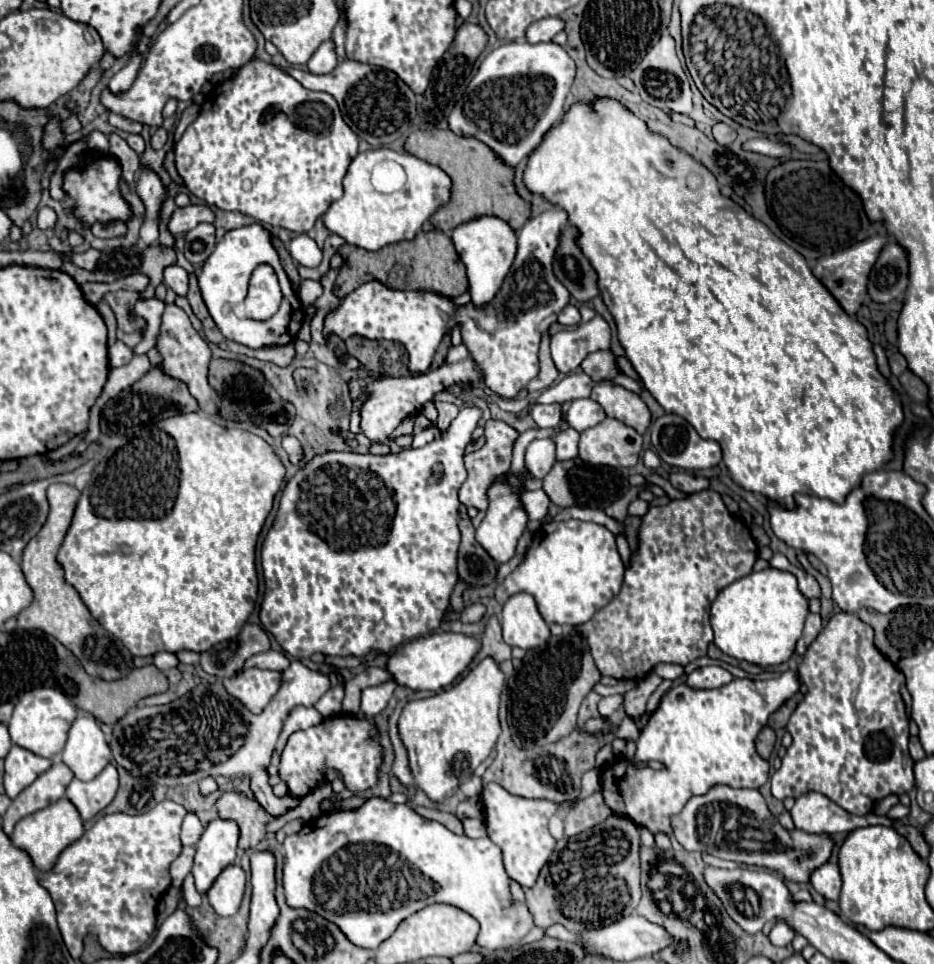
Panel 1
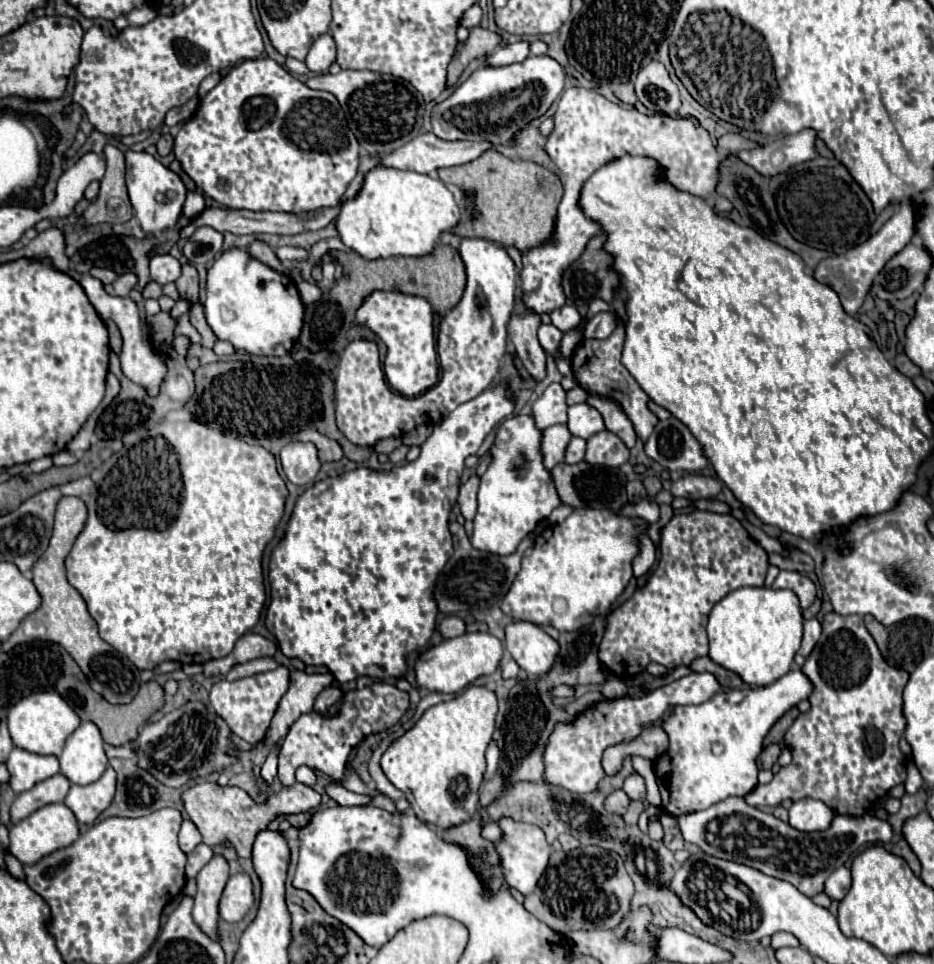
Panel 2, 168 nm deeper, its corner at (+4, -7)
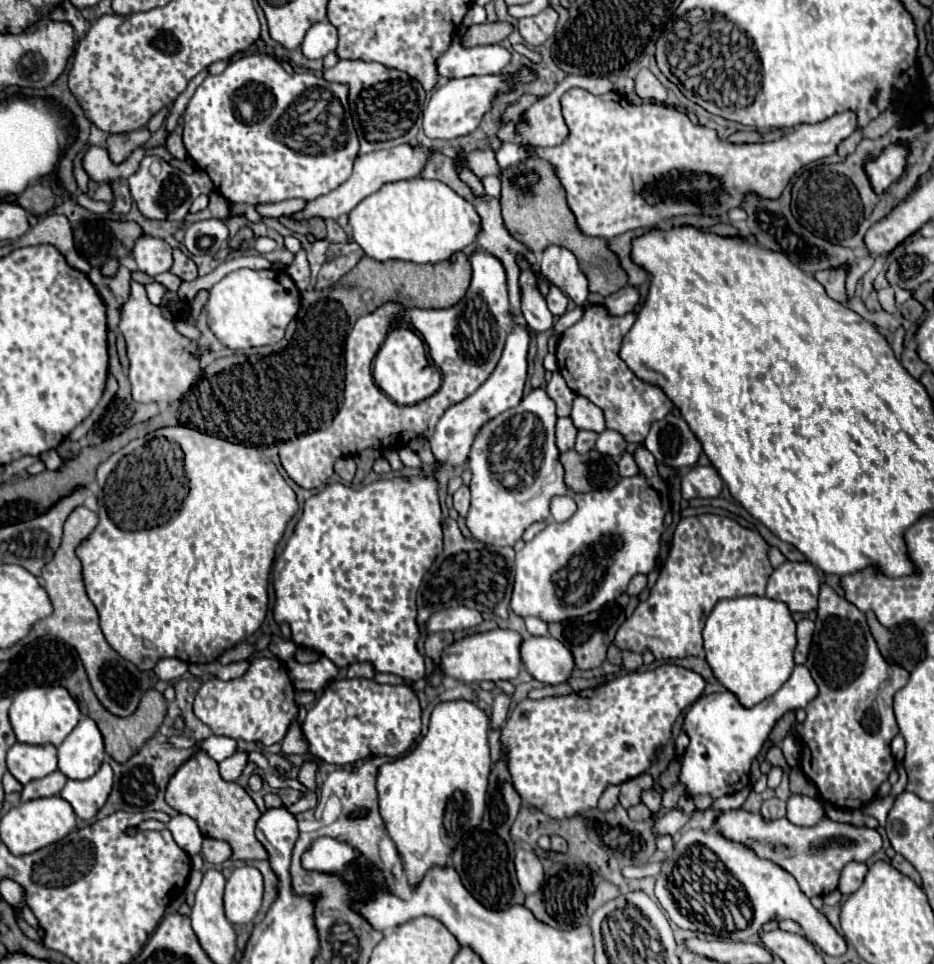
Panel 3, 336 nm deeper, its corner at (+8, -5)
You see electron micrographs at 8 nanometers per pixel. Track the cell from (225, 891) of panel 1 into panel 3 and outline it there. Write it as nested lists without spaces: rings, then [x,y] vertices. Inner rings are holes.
[[[253,866],[237,868],[225,886],[225,914],[233,924],[247,924],[255,918],[263,898],[263,876]]]

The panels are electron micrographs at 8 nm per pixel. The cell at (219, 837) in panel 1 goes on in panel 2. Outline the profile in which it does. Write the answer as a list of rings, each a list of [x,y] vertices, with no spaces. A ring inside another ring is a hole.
[[[215,854],[197,874],[197,894],[193,906],[193,918],[197,926],[217,940],[217,922],[219,922],[219,898],[229,878],[229,862],[223,854]]]

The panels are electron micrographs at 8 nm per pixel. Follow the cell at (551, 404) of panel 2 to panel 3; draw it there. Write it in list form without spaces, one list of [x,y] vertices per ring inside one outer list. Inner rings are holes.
[[[553,372],[553,378],[549,380],[545,390],[557,404],[557,416],[569,416],[575,392],[565,384],[565,380],[563,380],[563,376],[559,372]]]

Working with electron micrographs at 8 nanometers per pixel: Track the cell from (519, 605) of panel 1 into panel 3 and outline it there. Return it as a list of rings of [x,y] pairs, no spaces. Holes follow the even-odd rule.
[[[527,636],[521,644],[521,660],[529,674],[543,684],[561,684],[575,670],[573,654],[551,636]]]

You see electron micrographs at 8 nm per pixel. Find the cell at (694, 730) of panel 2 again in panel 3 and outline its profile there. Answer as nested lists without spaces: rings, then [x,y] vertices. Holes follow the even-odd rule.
[[[795,666],[791,678],[773,696],[765,698],[749,710],[743,708],[729,692],[701,696],[689,708],[683,724],[691,738],[691,744],[685,750],[685,762],[681,766],[681,782],[685,782],[687,794],[711,794],[713,798],[719,798],[747,788],[751,762],[763,748],[777,720],[787,710],[805,708],[815,696],[817,684],[811,678],[807,666]]]

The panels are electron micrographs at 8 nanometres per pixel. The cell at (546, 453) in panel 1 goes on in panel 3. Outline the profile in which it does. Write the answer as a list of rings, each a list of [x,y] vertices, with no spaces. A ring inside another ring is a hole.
[[[559,418],[557,420],[557,448],[561,452],[567,452],[575,446],[575,438],[577,438],[577,428],[573,424],[571,418]]]

